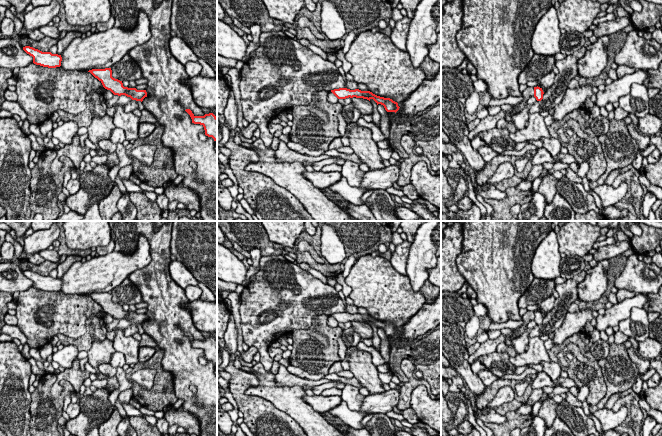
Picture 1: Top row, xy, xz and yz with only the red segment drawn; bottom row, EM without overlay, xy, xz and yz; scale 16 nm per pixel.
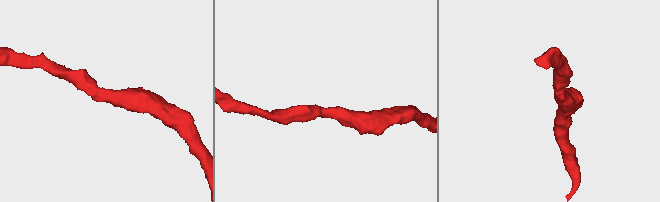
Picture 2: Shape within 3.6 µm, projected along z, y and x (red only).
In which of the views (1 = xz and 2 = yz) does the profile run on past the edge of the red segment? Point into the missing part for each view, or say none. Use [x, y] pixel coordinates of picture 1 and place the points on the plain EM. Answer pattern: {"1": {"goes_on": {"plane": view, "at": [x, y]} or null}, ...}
{"1": {"goes_on": null}, "2": {"goes_on": null}}

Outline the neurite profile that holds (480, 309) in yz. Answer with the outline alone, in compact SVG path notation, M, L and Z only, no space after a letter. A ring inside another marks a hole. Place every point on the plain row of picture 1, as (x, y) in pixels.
M477 303L476 305L473 305L473 309L475 311L476 316L487 316L488 310L486 306L482 303Z

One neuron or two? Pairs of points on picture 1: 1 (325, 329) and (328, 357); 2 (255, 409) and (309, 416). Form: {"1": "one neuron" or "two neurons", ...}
{"1": "one neuron", "2": "two neurons"}

